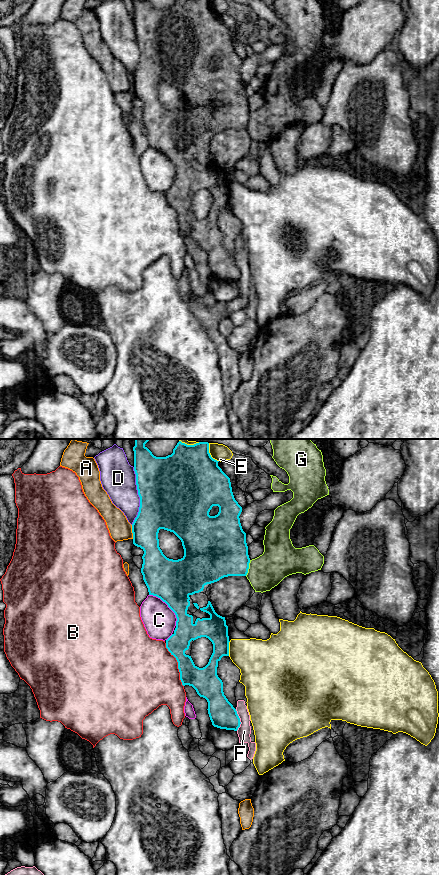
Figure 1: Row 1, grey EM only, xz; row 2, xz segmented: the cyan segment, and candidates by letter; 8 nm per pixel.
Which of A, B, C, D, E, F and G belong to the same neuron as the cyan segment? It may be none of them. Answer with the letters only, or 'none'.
none

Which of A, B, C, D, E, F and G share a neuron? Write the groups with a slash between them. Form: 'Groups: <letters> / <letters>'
Groups: A / B / C / D / E / F / G

